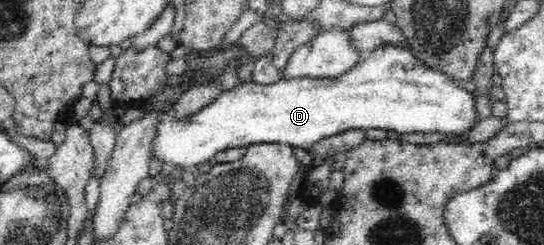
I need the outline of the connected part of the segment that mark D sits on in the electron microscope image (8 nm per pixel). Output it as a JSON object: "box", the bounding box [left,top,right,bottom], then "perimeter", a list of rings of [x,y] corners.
{"box":[150,45,479,169],"perimeter":[[[381,45],[377,47],[375,51],[372,51],[366,60],[359,61],[356,66],[353,66],[349,71],[346,71],[344,75],[336,77],[335,79],[311,79],[311,78],[297,78],[289,80],[278,80],[273,84],[261,85],[259,83],[250,82],[234,86],[227,91],[221,91],[217,96],[217,99],[207,105],[205,109],[199,111],[199,113],[193,115],[191,118],[178,119],[173,111],[167,111],[161,115],[159,124],[157,127],[157,133],[155,133],[155,139],[153,139],[153,145],[151,145],[150,158],[155,156],[159,160],[163,160],[164,165],[173,164],[173,166],[183,166],[188,169],[190,166],[197,167],[199,163],[206,162],[211,156],[214,156],[218,151],[234,148],[234,147],[247,147],[248,145],[255,143],[283,143],[285,145],[301,147],[305,151],[309,152],[309,149],[321,139],[331,137],[331,135],[339,135],[339,133],[345,133],[345,131],[351,131],[355,129],[368,130],[368,129],[385,129],[385,131],[397,131],[401,133],[445,133],[445,135],[465,135],[467,131],[471,131],[477,123],[479,123],[479,116],[477,116],[477,104],[475,104],[475,97],[471,92],[462,89],[461,83],[451,77],[450,75],[443,74],[435,68],[426,66],[423,62],[420,62],[406,47],[397,47],[396,45]]]}

